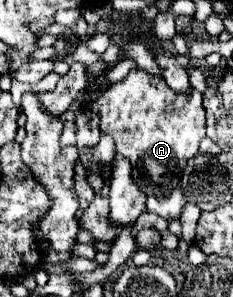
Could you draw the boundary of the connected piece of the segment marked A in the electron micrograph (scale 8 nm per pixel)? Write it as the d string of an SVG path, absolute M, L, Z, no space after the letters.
M142 68L130 70L124 80L112 84L100 100L92 102L90 112L100 118L100 132L116 140L116 152L132 162L136 184L156 198L172 194L178 186L178 172L174 170L184 170L188 158L198 154L200 140L206 136L202 94L180 96L164 80Z

